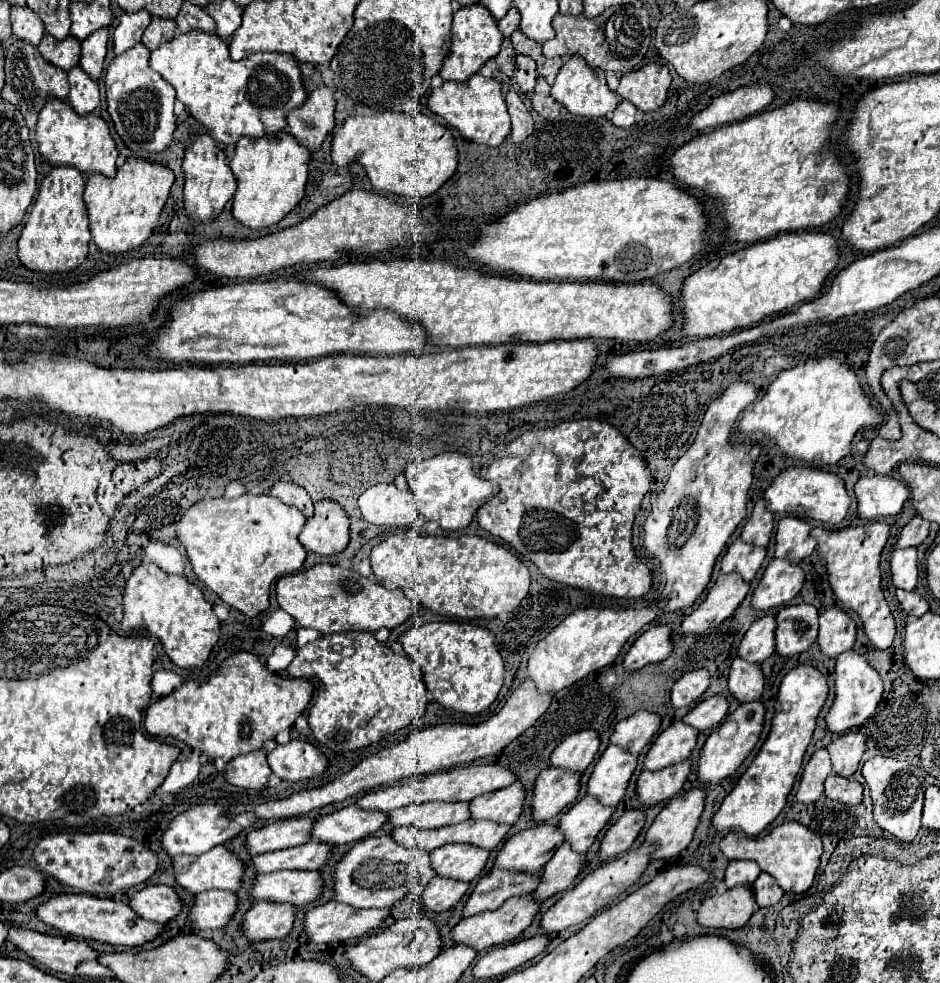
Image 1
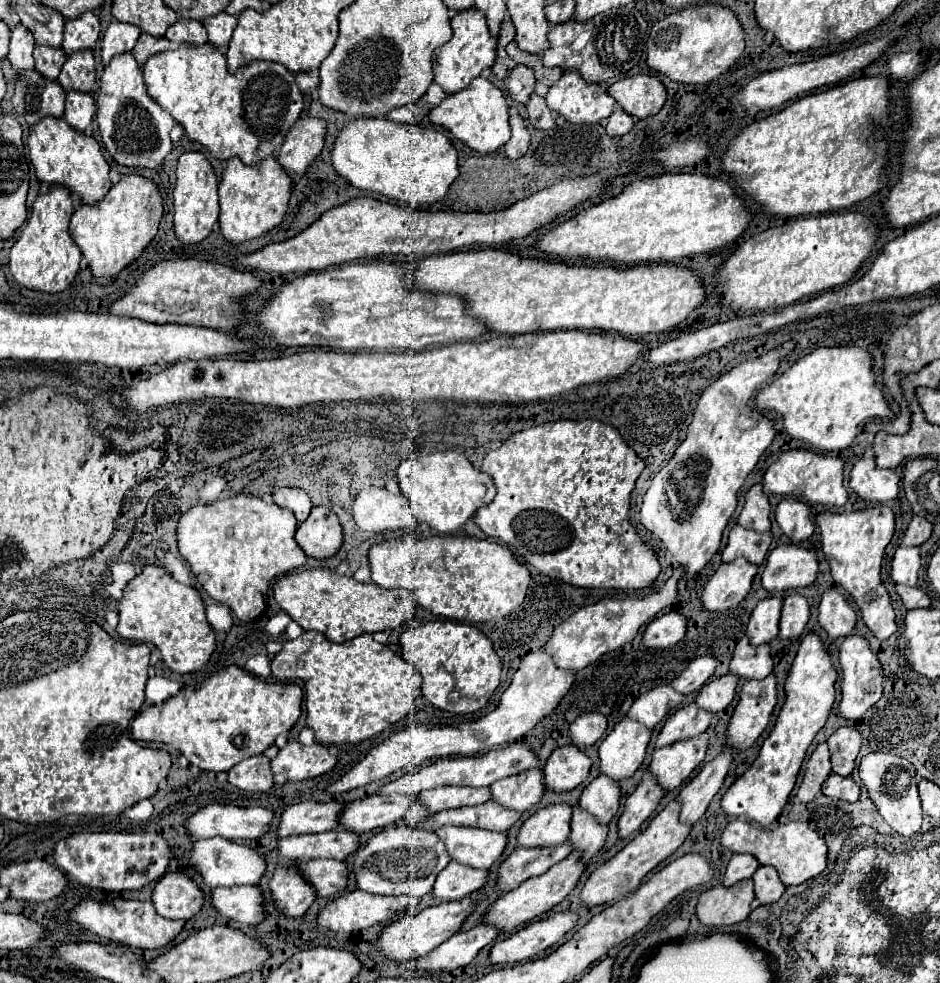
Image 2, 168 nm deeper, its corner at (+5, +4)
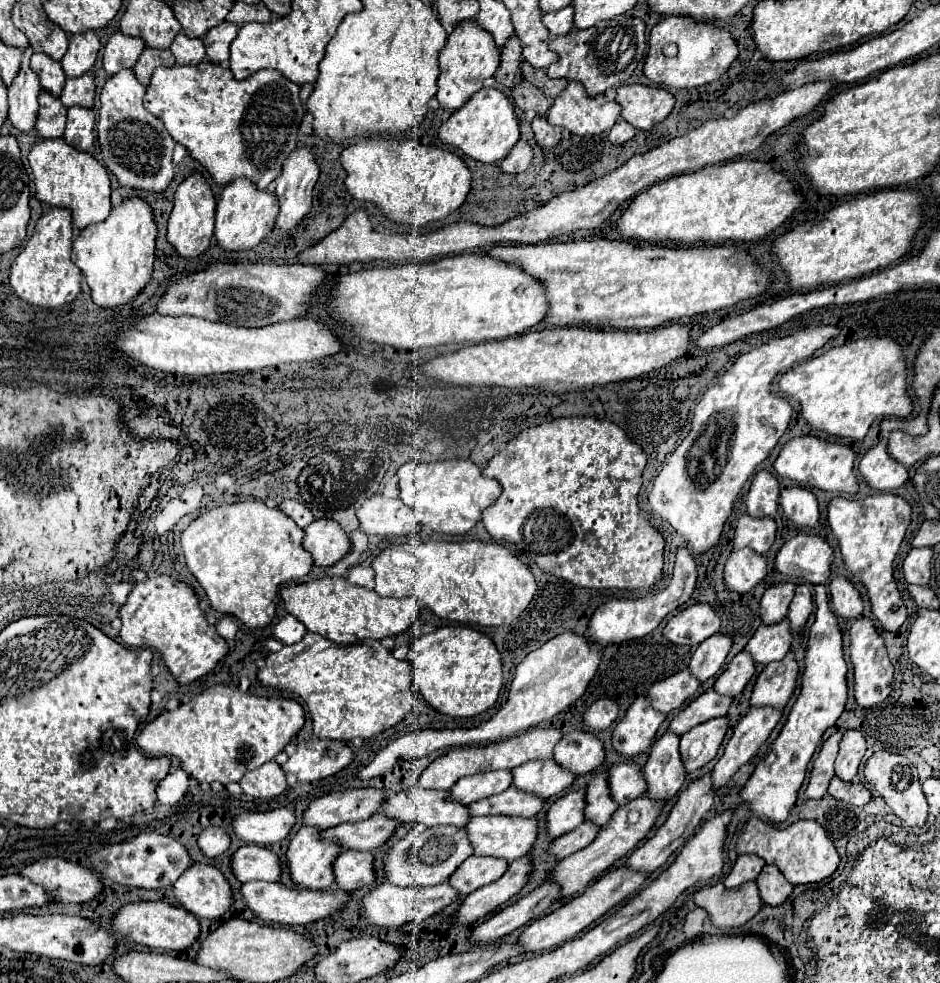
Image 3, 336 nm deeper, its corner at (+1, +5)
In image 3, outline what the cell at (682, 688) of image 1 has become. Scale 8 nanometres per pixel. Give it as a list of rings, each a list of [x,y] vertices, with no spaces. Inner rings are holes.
[[[715,634],[705,642],[701,642],[689,662],[691,674],[699,682],[707,682],[709,678],[713,678],[721,670],[729,648],[731,648],[731,638],[723,634]]]

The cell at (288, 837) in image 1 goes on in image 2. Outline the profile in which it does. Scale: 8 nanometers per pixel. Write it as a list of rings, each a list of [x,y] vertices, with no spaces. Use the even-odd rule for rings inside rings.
[[[305,801],[287,807],[279,823],[279,839],[289,835],[323,833],[337,829],[337,811],[341,811],[341,807],[345,807],[345,803],[337,801],[329,803]]]

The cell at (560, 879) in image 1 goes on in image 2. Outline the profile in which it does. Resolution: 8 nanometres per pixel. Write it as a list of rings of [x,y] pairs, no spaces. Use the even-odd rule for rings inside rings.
[[[573,805],[573,819],[571,819],[571,835],[569,841],[573,843],[573,849],[583,851],[583,861],[591,859],[607,839],[607,825],[597,823],[593,815],[587,811],[581,811],[581,807]]]

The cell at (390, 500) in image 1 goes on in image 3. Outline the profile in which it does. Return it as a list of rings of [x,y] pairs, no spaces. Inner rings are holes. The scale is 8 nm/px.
[[[371,496],[357,510],[357,518],[365,534],[403,536],[417,528],[413,510],[409,510],[401,498]]]

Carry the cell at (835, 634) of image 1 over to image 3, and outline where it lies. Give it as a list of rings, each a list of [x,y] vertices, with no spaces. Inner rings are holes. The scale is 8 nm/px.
[[[837,576],[829,582],[829,596],[833,612],[845,620],[855,620],[863,612],[863,600],[859,590],[843,576]]]

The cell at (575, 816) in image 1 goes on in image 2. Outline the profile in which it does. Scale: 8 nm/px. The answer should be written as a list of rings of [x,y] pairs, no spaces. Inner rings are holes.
[[[599,775],[585,787],[579,805],[607,825],[619,811],[621,787],[617,781],[607,779],[607,775]]]

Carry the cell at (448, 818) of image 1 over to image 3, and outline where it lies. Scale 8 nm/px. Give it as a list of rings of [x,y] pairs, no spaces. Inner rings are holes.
[[[499,770],[497,774],[473,774],[473,778],[461,778],[449,794],[461,804],[477,802],[493,794],[501,794],[511,786],[511,770]]]

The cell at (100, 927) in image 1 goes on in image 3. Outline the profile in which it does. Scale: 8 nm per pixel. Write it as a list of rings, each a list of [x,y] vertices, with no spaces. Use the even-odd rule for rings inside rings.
[[[131,902],[121,906],[111,918],[111,928],[121,932],[125,938],[143,944],[153,950],[185,952],[199,936],[199,922],[185,908],[171,906],[165,902]]]

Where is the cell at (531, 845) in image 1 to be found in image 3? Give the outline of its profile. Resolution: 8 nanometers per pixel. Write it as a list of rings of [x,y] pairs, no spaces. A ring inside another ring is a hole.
[[[585,790],[569,792],[569,794],[557,798],[545,814],[547,836],[559,838],[559,836],[575,830],[585,820],[581,814],[583,806],[585,806]]]

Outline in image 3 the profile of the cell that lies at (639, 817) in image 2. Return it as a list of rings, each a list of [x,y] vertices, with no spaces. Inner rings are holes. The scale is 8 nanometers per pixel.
[[[665,732],[651,748],[643,768],[647,782],[645,796],[655,802],[671,800],[685,782],[685,768],[679,756],[679,736]]]

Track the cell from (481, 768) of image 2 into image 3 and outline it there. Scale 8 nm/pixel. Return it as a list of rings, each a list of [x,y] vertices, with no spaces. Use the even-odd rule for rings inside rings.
[[[529,730],[523,734],[517,734],[517,738],[501,740],[489,746],[479,746],[479,748],[455,748],[437,760],[433,760],[425,772],[419,778],[419,786],[427,790],[449,790],[459,778],[479,774],[479,772],[493,772],[493,770],[513,770],[529,760],[551,760],[553,758],[553,748],[561,740],[561,732],[557,730]]]

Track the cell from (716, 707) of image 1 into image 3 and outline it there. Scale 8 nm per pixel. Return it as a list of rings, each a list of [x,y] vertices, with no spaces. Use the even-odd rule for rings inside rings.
[[[739,652],[727,666],[727,670],[715,680],[713,688],[715,692],[723,694],[723,696],[729,696],[729,698],[735,698],[743,692],[745,684],[749,682],[749,678],[753,676],[755,672],[755,666],[753,666],[753,660],[749,658],[749,654],[745,652]]]

